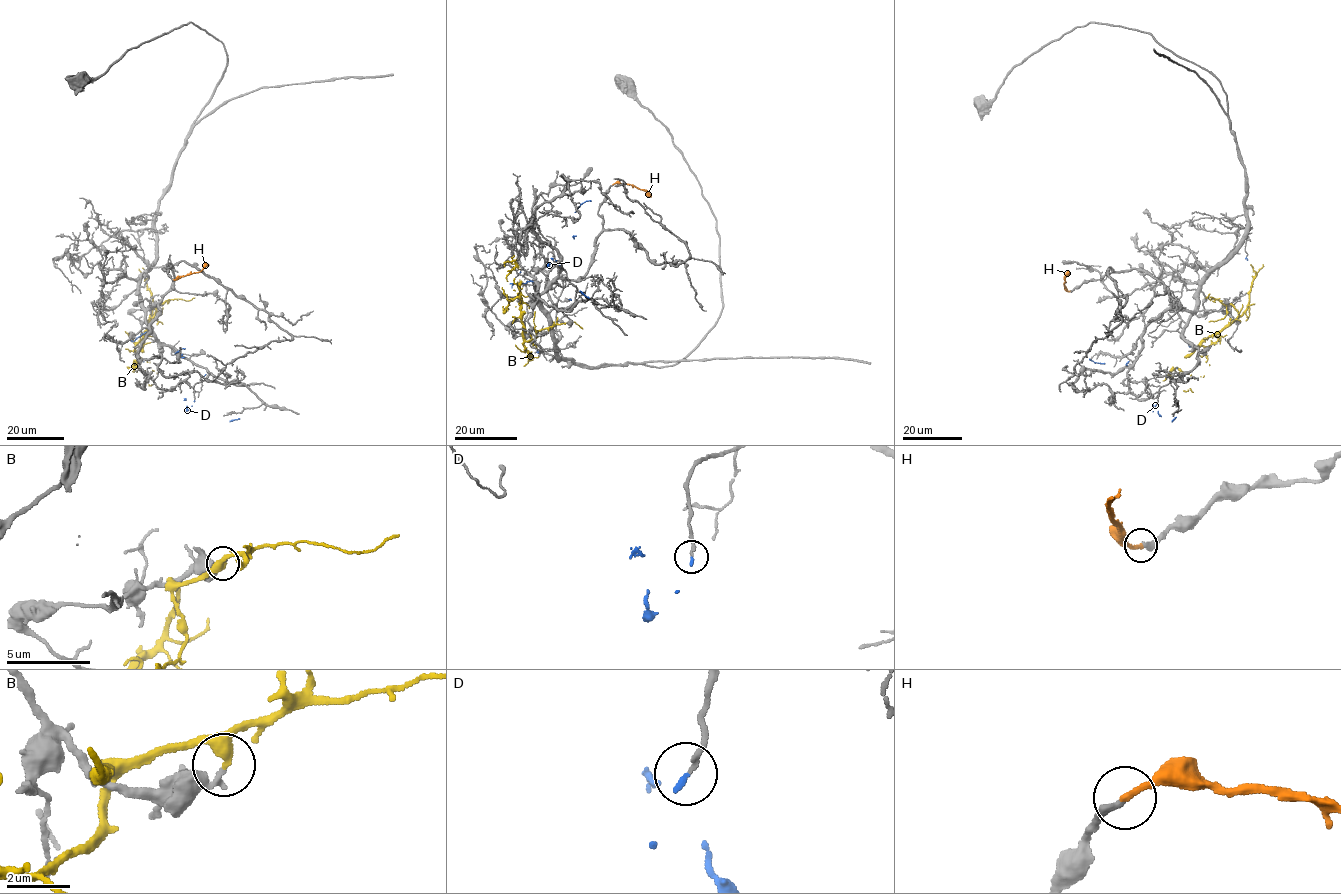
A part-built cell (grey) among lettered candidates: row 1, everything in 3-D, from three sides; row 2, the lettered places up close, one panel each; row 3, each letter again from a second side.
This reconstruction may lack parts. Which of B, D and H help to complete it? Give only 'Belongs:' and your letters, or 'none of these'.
Belongs: H

